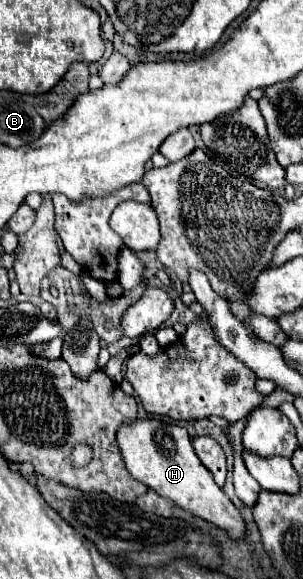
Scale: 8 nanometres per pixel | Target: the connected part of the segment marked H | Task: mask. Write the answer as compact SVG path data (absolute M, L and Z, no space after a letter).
M137 419L133 423L125 423L117 433L117 443L123 455L123 461L129 473L153 489L157 495L163 495L173 505L185 509L193 517L199 517L207 523L223 529L233 541L245 539L245 519L241 511L231 503L231 499L223 493L219 485L215 485L207 467L199 461L193 451L187 429L165 423L161 419Z

